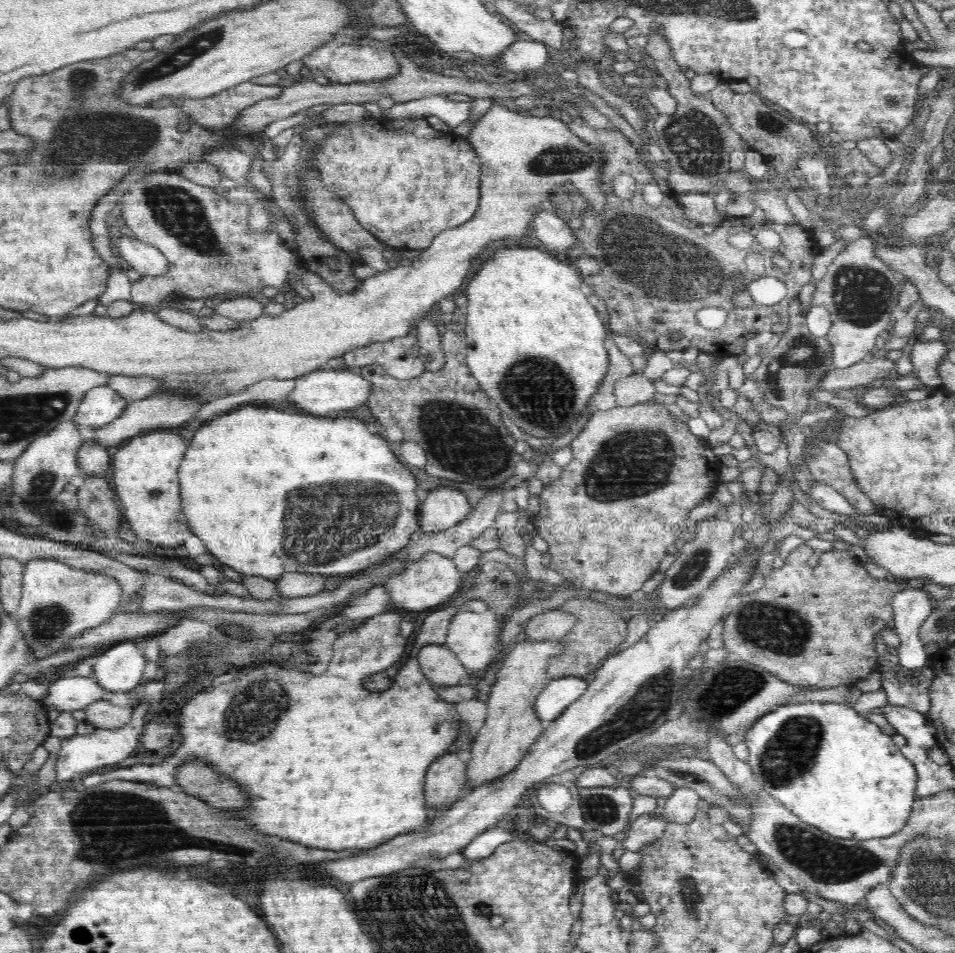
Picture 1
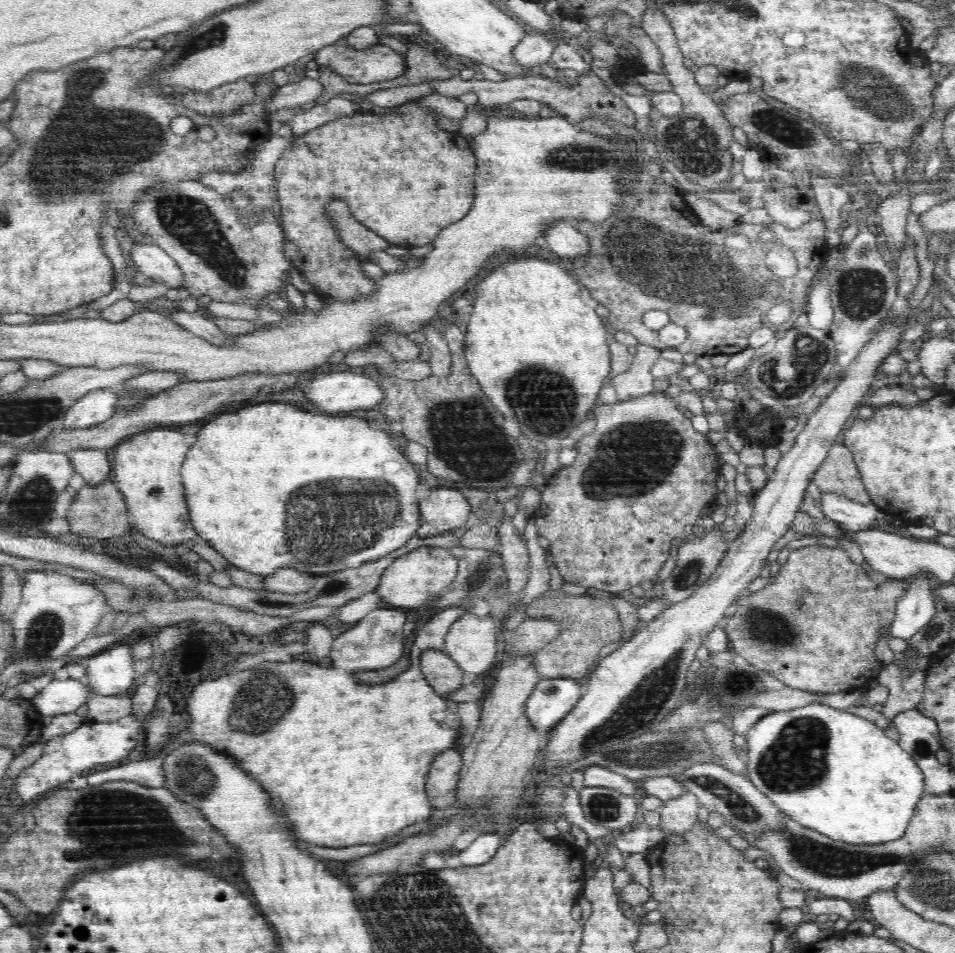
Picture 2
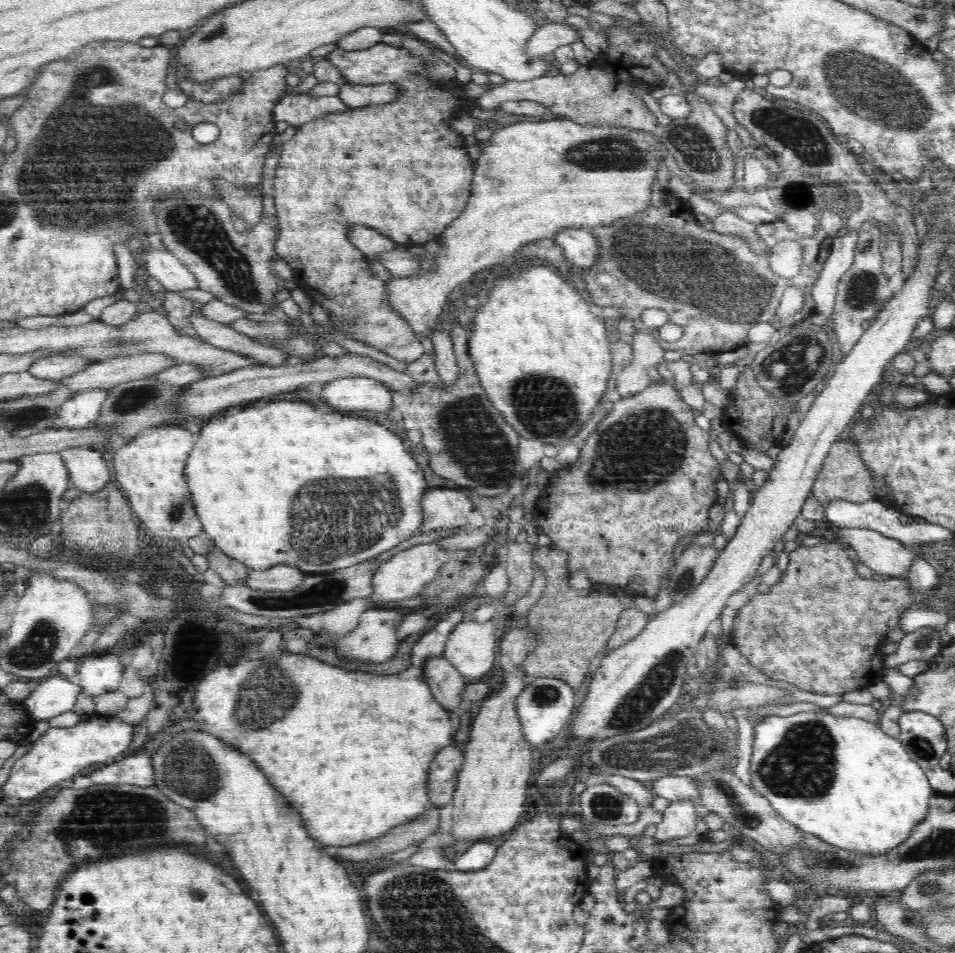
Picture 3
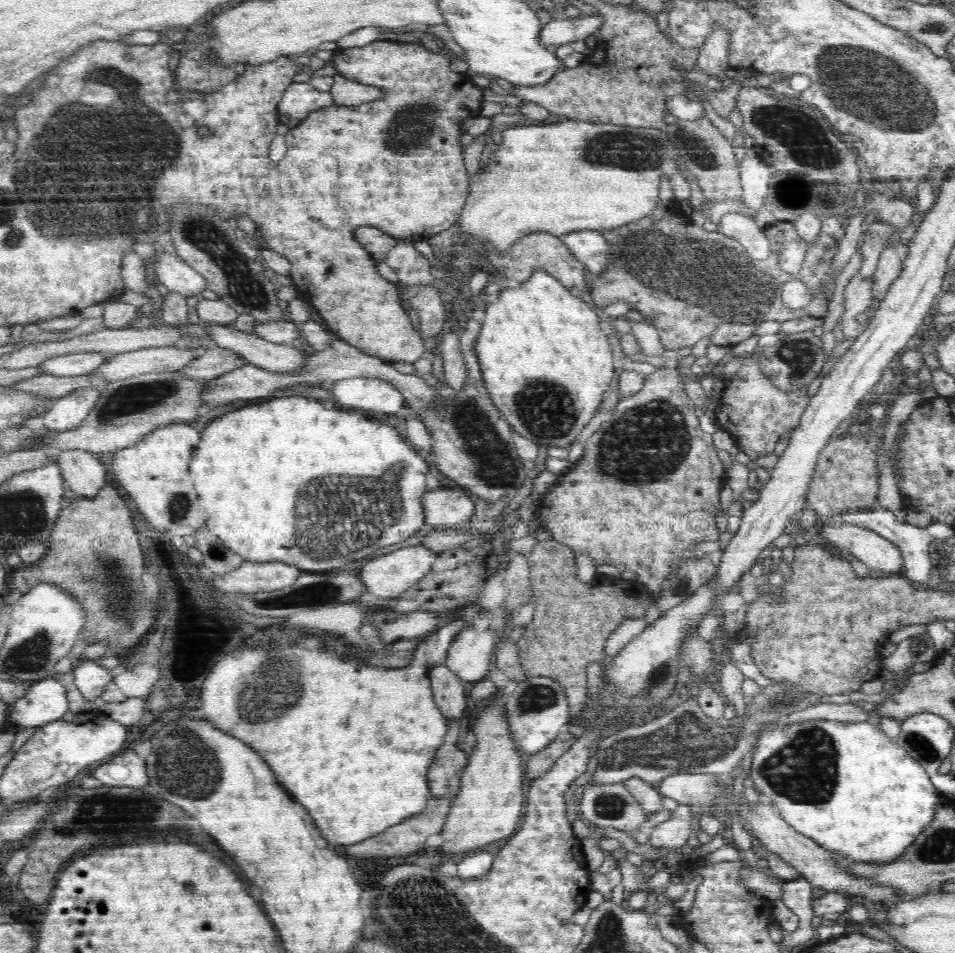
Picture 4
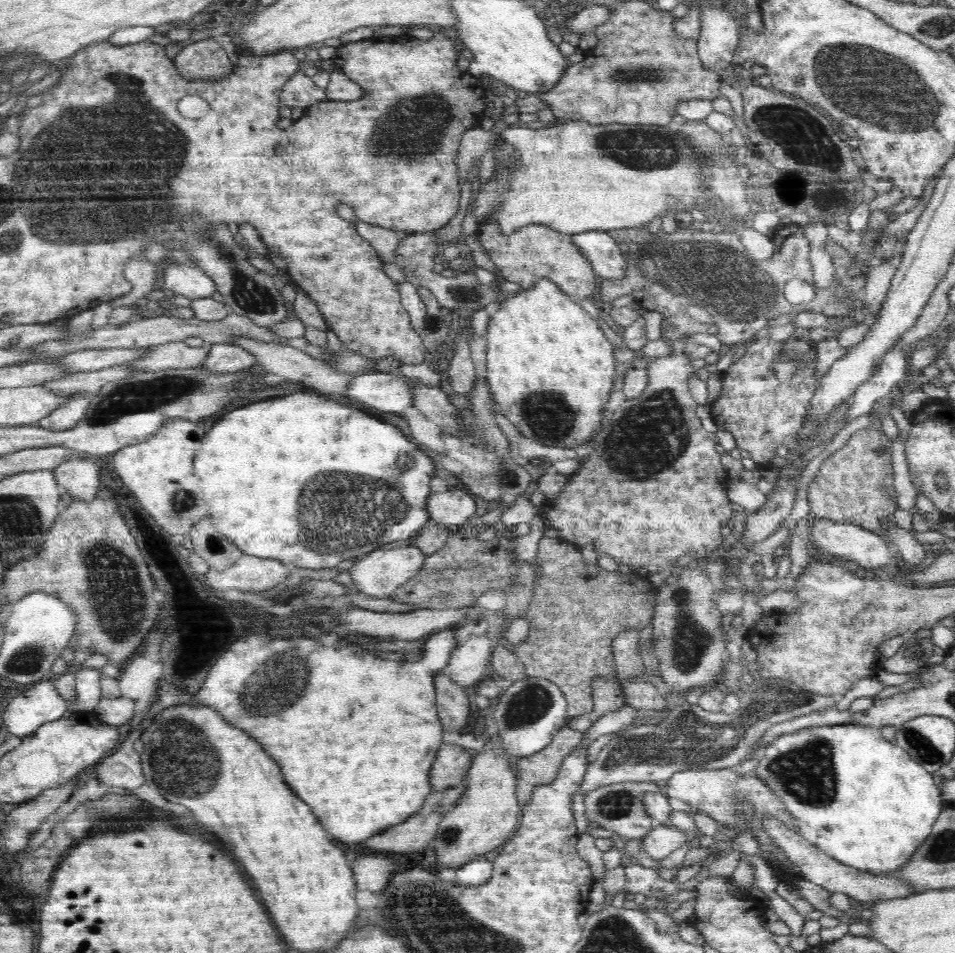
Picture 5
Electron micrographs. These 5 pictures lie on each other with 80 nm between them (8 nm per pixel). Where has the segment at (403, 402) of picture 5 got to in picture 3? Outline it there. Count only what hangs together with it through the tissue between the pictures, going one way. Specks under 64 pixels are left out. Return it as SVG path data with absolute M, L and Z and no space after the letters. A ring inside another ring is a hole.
M342 377L316 388L332 410L374 410L388 412L394 406L393 390L370 377Z

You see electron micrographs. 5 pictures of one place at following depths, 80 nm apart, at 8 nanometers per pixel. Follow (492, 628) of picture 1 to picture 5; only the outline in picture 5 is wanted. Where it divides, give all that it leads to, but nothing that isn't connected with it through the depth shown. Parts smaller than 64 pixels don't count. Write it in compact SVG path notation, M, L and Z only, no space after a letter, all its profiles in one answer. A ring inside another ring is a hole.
M470 635L451 652L444 672L461 687L484 681L491 672L492 641L488 635Z

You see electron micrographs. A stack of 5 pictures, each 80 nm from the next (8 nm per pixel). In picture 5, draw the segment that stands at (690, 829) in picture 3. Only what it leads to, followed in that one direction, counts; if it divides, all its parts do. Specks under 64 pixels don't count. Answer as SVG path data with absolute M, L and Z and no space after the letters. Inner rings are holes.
M661 824L656 828L650 830L650 833L643 838L642 842L642 852L645 851L648 853L648 856L654 860L660 860L662 858L666 858L670 854L670 852L674 852L674 850L678 850L678 848L682 848L682 846L687 842L689 834L682 832L682 830L672 825Z

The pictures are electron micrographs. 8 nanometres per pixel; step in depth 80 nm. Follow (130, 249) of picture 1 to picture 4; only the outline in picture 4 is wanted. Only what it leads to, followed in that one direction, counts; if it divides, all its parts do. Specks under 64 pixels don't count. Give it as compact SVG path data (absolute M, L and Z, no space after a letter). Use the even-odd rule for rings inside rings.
M159 251L153 260L158 280L170 292L180 293L186 297L199 297L202 291L208 289L202 275L178 257Z

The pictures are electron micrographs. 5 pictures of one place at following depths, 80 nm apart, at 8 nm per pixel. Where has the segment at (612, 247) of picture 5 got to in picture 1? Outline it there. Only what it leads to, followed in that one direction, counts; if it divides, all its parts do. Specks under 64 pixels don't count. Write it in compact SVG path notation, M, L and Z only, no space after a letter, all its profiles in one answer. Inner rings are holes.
M541 212L534 217L534 237L542 242L545 250L554 254L567 253L579 246L568 224L549 212Z

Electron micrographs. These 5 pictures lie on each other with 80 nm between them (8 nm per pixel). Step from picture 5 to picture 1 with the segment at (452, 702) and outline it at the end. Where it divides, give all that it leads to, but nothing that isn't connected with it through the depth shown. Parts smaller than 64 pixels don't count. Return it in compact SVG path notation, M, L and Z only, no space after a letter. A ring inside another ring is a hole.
M426 645L420 649L417 661L426 678L435 685L456 686L470 674L458 657L446 645Z

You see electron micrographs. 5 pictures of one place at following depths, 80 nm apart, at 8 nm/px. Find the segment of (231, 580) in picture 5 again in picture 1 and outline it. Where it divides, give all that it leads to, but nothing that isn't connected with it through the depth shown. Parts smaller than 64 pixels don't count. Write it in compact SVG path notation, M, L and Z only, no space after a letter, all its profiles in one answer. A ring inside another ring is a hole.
M287 571L280 574L280 578L275 579L275 584L278 585L279 596L298 598L322 592L324 584L326 584L326 577L324 575Z

